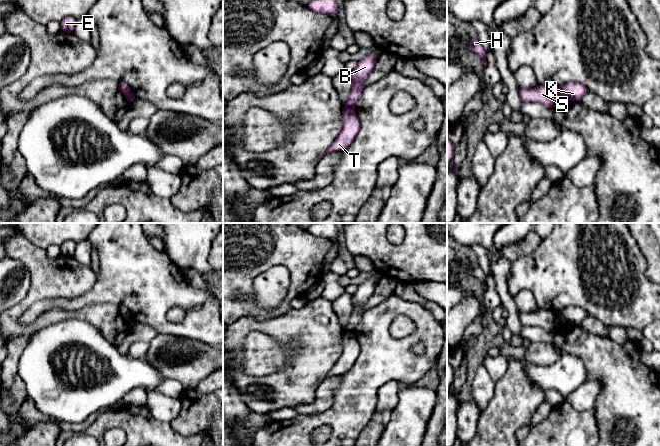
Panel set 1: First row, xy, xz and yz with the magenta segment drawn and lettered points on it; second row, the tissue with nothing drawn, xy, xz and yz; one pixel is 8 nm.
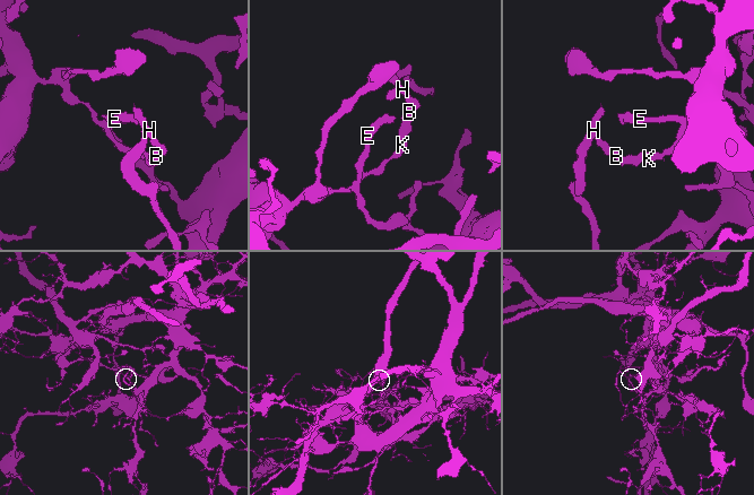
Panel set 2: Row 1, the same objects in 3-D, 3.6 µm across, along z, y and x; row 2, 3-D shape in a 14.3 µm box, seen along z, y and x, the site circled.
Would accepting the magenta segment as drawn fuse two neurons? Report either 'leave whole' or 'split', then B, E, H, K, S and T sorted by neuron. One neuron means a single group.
split | B E H S / K T

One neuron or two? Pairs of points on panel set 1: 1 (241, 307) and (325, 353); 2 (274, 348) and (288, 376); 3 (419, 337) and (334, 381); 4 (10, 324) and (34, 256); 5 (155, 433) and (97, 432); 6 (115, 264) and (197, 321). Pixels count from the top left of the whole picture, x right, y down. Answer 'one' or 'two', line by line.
1: two
2: two
3: two
4: one
5: one
6: one

